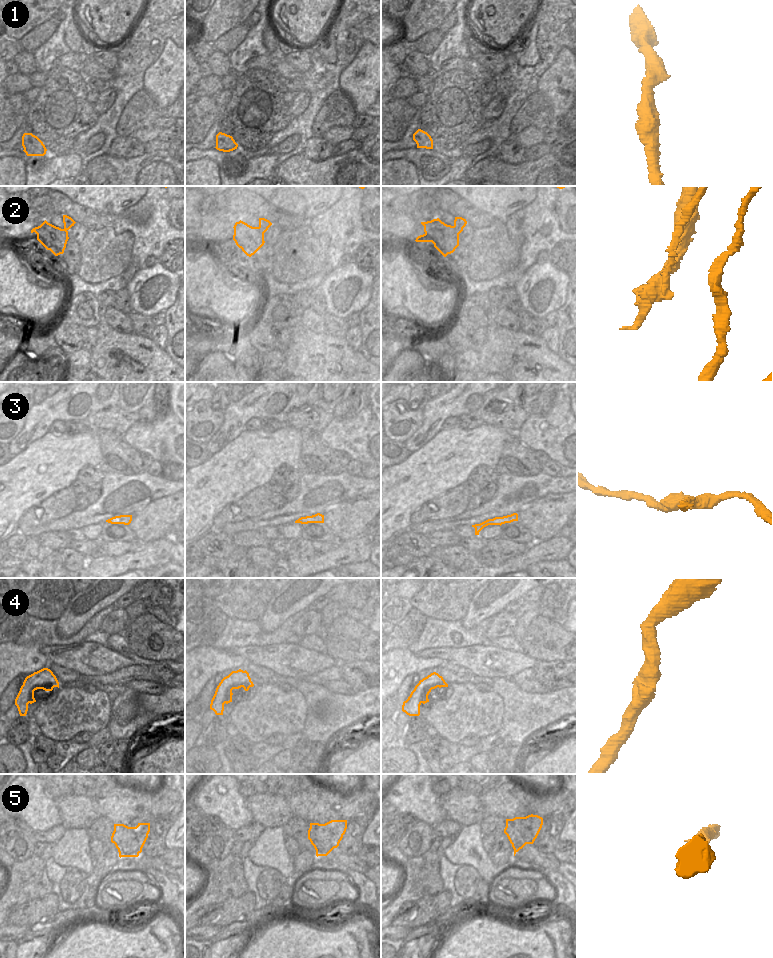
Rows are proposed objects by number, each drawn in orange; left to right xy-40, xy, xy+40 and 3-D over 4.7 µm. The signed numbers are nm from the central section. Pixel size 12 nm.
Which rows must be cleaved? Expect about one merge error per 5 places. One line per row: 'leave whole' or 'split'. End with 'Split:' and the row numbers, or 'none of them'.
1: leave whole
2: split
3: leave whole
4: leave whole
5: leave whole
Split: 2

